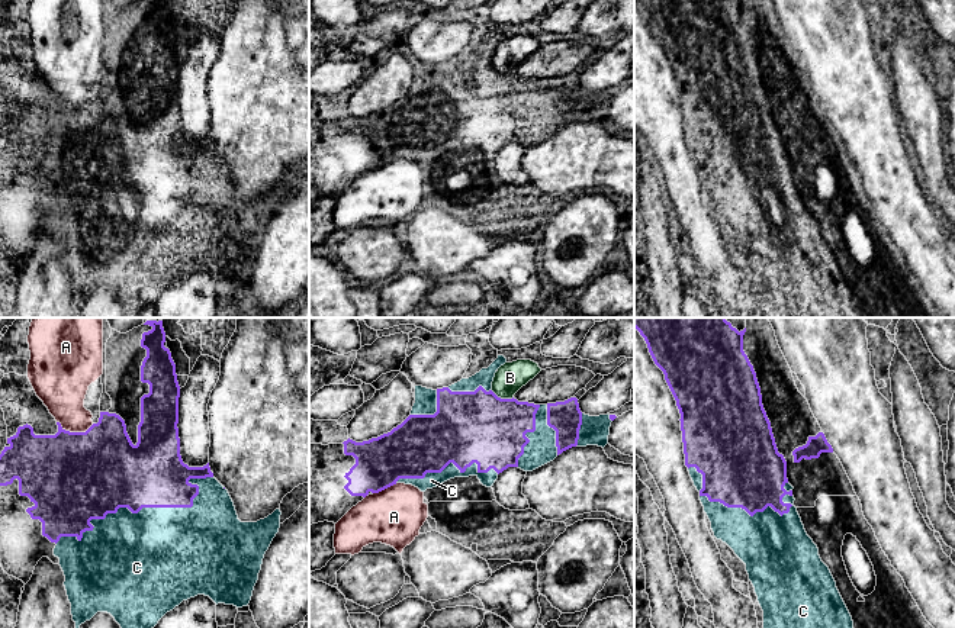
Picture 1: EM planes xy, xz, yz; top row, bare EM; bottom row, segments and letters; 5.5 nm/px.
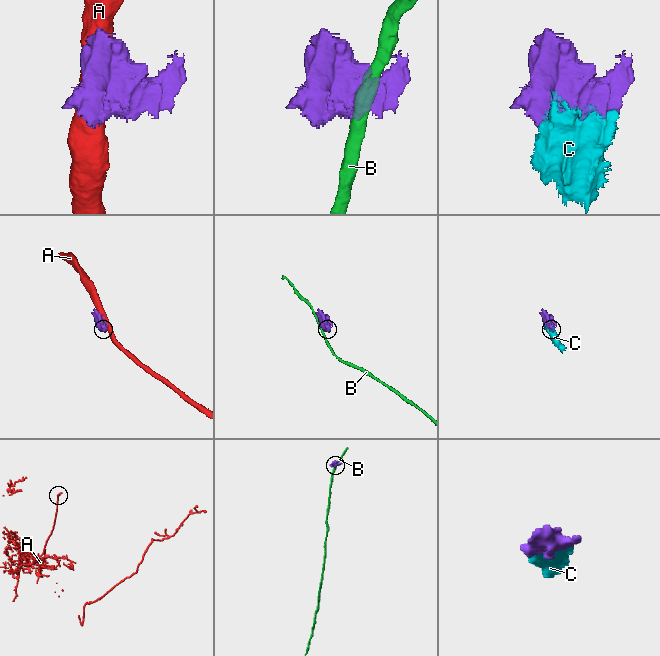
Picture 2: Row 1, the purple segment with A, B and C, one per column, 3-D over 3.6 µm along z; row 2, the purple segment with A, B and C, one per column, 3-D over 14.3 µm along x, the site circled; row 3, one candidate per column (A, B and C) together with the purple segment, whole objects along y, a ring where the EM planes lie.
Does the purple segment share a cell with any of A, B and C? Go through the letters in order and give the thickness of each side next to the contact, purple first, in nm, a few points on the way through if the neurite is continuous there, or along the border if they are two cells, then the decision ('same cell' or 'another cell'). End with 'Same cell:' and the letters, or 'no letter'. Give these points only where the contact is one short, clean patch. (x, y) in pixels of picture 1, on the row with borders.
A: 500/260 nm | another cell
B: 400/160 nm | another cell
C: 380/460 nm | same cell
Same cell: C

